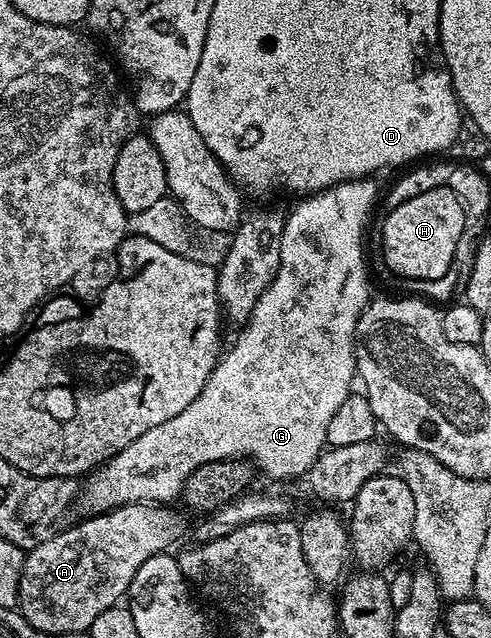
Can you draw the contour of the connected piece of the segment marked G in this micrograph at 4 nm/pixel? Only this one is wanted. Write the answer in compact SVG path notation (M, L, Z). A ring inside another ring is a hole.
M366 177L364 179L350 179L347 183L336 183L333 187L329 187L325 191L318 191L315 195L304 196L304 198L300 200L301 204L299 204L293 212L291 210L288 212L285 221L285 228L281 234L281 260L279 261L279 269L275 273L275 277L271 281L271 285L263 293L263 297L259 297L259 301L255 305L255 309L251 313L248 323L244 324L244 326L240 328L241 336L234 341L233 348L231 348L226 355L224 352L224 354L218 358L217 365L213 368L213 372L210 373L209 380L203 385L203 389L199 393L199 397L195 397L195 401L191 401L191 405L187 405L187 409L183 409L183 413L179 413L179 417L171 417L171 421L167 421L163 425L155 425L155 429L147 429L147 433L143 433L143 437L135 437L135 441L131 441L131 445L127 445L127 449L123 449L120 451L120 453L118 453L118 455L111 457L106 463L101 464L100 467L96 468L95 473L90 474L88 478L84 480L86 483L83 483L83 486L80 488L79 503L81 499L82 505L89 510L86 512L104 513L106 511L113 511L115 508L122 507L128 503L152 503L154 505L168 504L168 499L176 500L178 496L180 496L181 489L184 487L187 477L189 474L191 474L191 472L193 472L195 469L199 469L203 465L214 463L220 459L243 459L246 461L251 461L254 468L256 468L260 474L262 471L262 473L265 474L269 479L286 479L286 481L292 481L296 479L298 475L303 474L303 472L305 472L307 469L311 469L313 462L315 462L319 456L321 456L322 451L326 450L327 444L325 438L327 437L327 424L331 422L331 417L335 417L336 411L339 410L339 405L343 405L343 401L347 401L347 397L354 390L353 379L355 383L355 376L357 375L357 356L355 354L357 322L361 320L361 314L364 313L365 308L368 307L371 302L371 294L369 295L369 275L367 272L365 272L365 247L363 244L361 244L361 238L363 238L365 235L365 226L368 225L369 214L371 214L373 211L373 202L375 202L376 199L378 202L379 199L379 191L377 195L377 187L375 184L373 184L373 182L374 180L372 178Z

